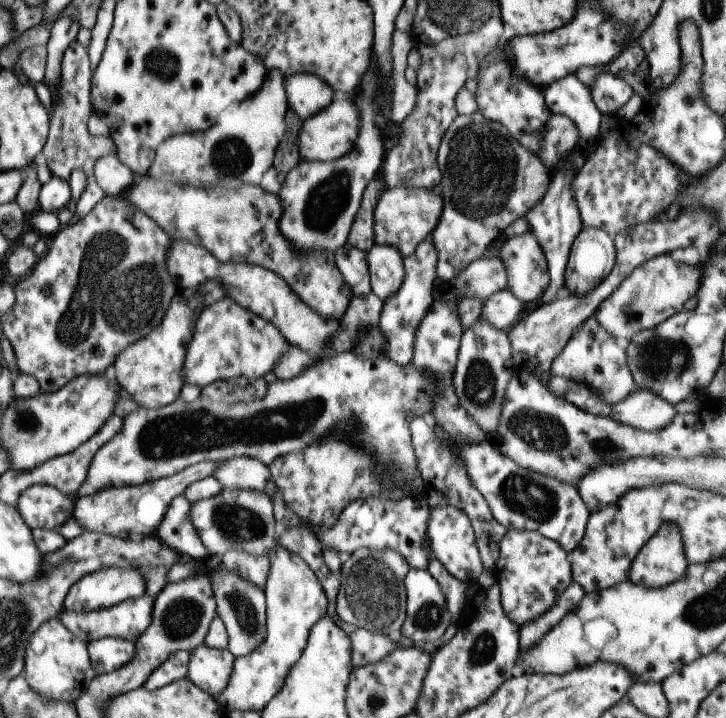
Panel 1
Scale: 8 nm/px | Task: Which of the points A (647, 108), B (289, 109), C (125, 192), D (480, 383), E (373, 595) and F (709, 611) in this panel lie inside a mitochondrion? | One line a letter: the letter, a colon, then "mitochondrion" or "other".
A: other
B: other
C: other
D: mitochondrion
E: mitochondrion
F: mitochondrion

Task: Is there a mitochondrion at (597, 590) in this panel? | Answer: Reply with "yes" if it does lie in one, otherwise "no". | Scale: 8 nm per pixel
no

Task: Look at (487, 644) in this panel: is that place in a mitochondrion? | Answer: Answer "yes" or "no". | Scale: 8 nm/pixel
yes

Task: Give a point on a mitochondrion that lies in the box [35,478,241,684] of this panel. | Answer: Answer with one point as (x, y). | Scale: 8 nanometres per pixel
(181, 619)

